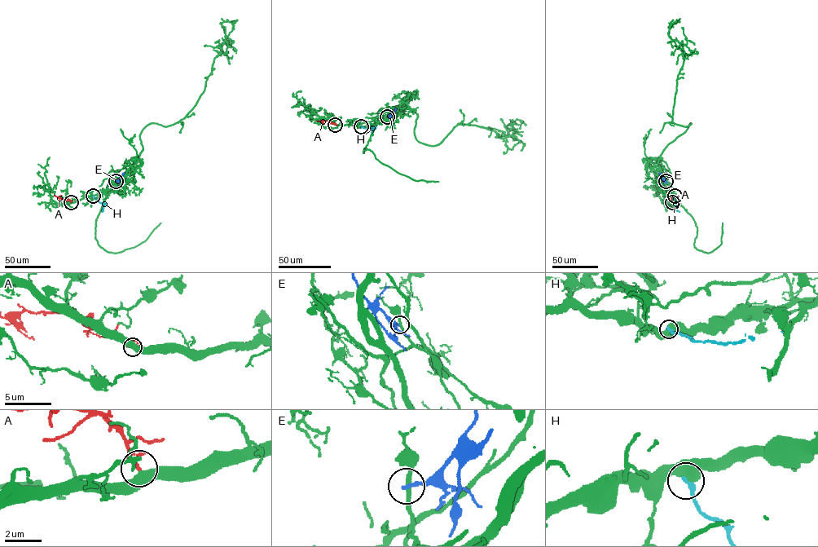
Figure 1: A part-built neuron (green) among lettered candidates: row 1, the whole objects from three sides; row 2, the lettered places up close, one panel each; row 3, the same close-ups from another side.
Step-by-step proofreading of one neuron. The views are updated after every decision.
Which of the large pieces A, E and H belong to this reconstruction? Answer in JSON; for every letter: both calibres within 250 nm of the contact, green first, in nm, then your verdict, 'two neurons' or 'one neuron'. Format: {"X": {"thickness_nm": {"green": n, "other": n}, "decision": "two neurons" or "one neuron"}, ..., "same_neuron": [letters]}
{"A": {"thickness_nm": {"green": 500, "other": 220}, "decision": "one neuron"}, "E": {"thickness_nm": {"green": 200, "other": 190}, "decision": "two neurons"}, "H": {"thickness_nm": {"green": 600, "other": 240}, "decision": "two neurons"}, "same_neuron": ["A"]}

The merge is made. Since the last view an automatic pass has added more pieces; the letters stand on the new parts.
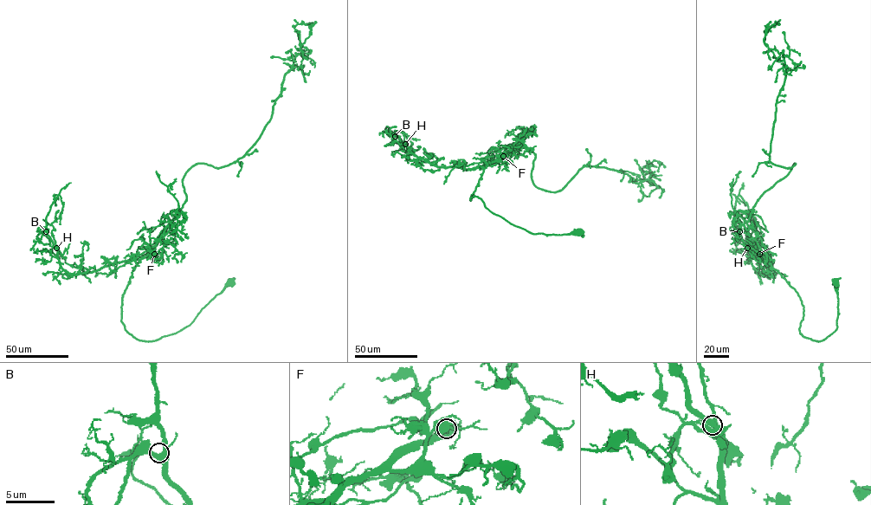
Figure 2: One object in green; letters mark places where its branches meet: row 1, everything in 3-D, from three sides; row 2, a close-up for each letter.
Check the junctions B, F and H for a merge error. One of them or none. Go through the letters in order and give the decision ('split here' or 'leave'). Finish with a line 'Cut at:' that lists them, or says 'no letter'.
B: leave
F: leave
H: leave
Cut at: no letter

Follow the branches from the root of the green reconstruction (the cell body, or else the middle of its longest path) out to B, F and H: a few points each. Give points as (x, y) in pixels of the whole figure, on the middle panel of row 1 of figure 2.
B: (578, 231), (532, 234), (510, 223), (478, 197), (470, 200), (487, 165), (436, 166), (418, 158), (395, 136)
F: (578, 231), (563, 235), (532, 234), (492, 212), (478, 197), (472, 197), (470, 200), (483, 169), (503, 156)
H: (578, 231), (532, 234), (510, 223), (478, 197), (470, 200), (487, 165), (436, 166), (418, 158), (405, 144)

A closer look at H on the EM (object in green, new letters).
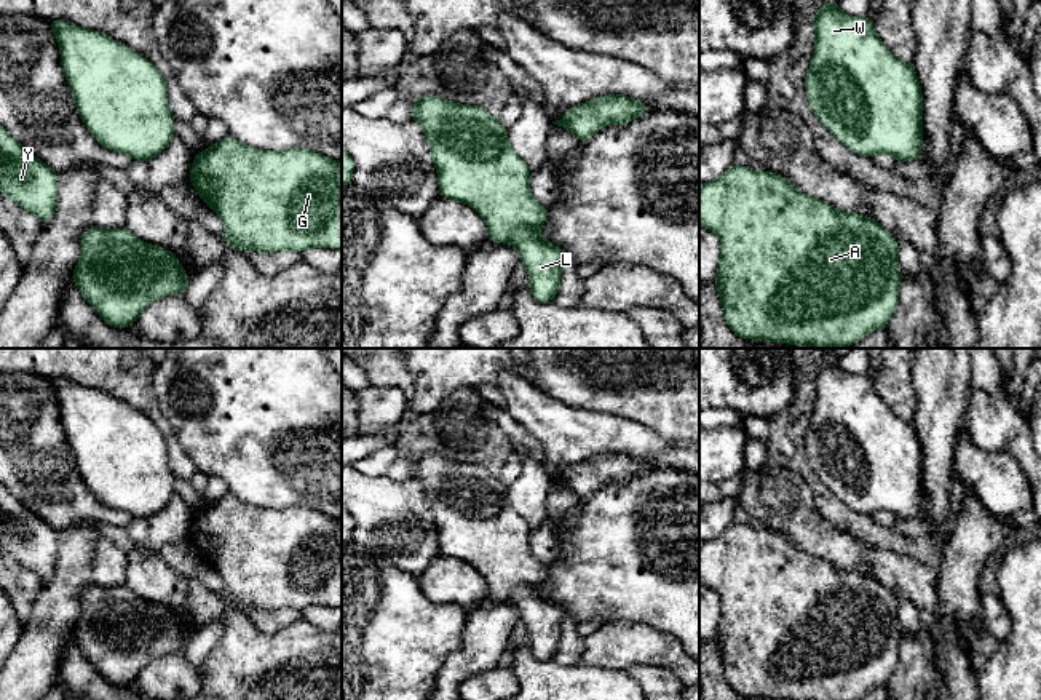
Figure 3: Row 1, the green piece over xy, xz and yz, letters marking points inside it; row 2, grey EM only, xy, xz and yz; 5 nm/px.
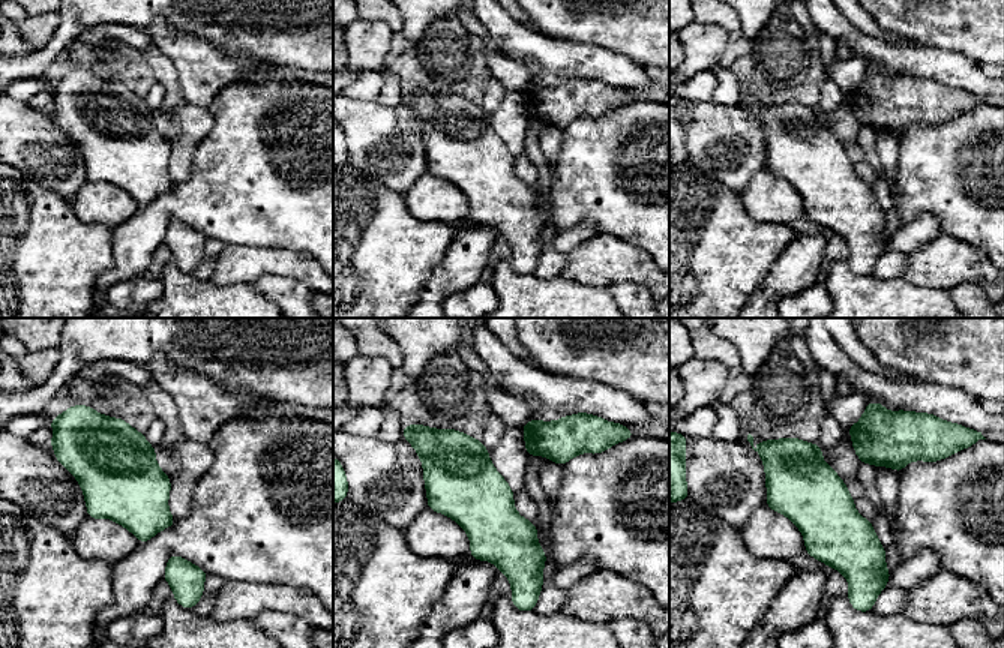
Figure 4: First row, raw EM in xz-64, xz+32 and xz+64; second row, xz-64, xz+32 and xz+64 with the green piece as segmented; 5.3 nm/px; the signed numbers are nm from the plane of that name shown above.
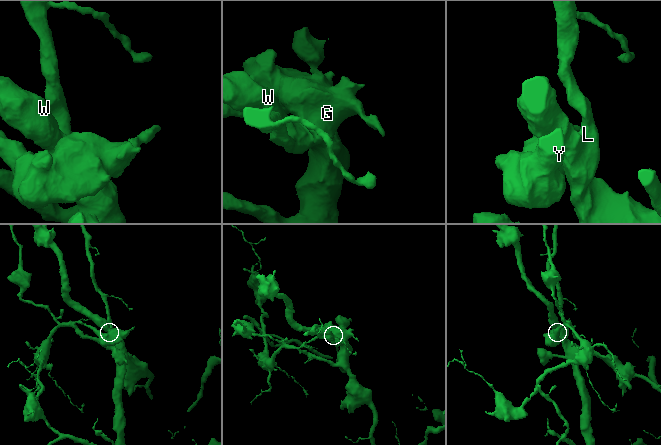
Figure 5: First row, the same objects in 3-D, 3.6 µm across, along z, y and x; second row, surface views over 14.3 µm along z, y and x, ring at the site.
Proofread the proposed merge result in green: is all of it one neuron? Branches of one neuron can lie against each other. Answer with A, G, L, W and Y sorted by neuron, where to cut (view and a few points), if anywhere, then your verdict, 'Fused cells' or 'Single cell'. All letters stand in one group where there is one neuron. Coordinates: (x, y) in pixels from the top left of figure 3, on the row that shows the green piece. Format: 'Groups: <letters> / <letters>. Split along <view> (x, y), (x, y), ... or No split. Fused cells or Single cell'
Groups: A G L W Y. No split. Single cell

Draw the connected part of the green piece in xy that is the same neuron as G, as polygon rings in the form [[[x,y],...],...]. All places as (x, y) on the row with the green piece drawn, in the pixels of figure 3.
[[[228,134],[193,157],[188,181],[201,201],[219,214],[225,225],[222,240],[236,251],[295,251],[302,254],[315,246],[342,251],[342,161],[303,147],[254,149]]]

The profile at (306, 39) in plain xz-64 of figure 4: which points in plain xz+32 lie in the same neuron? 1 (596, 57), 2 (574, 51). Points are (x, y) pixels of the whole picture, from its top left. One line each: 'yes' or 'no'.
1: no
2: no

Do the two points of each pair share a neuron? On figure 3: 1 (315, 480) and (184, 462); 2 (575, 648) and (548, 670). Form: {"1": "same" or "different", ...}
{"1": "different", "2": "different"}

